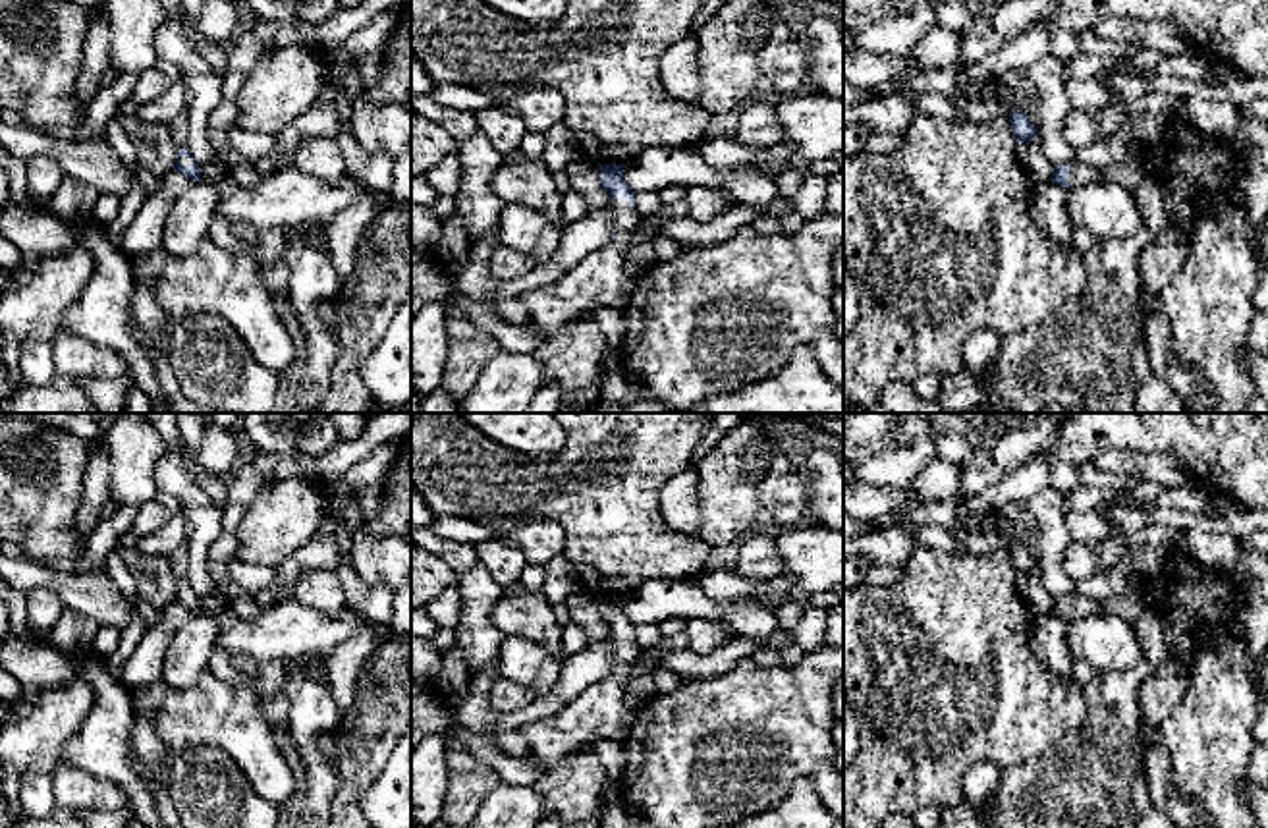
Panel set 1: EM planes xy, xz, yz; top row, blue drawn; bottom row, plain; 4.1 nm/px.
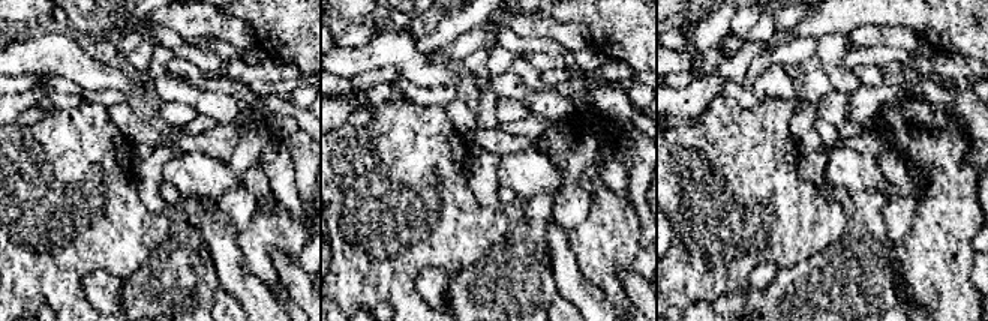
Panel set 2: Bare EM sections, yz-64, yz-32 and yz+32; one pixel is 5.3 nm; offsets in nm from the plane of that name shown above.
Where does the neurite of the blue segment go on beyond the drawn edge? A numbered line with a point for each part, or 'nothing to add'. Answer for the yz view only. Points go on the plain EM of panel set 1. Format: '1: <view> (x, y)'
1: yz (1079, 607)

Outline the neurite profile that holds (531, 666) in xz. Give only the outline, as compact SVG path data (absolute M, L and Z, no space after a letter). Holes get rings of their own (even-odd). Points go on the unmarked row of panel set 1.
M504 635L498 650L500 677L529 689L535 699L554 691L562 660L519 635Z

